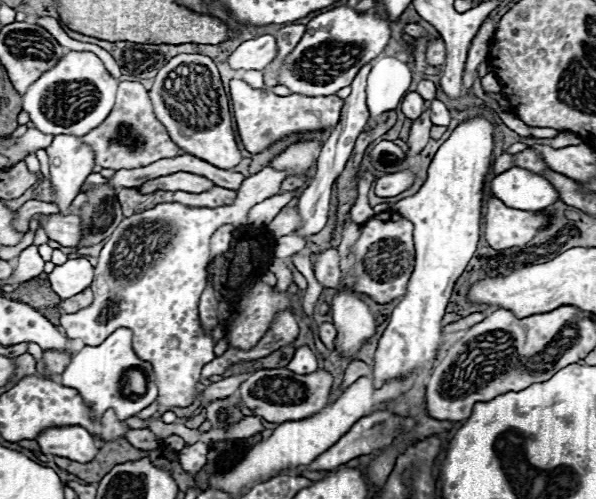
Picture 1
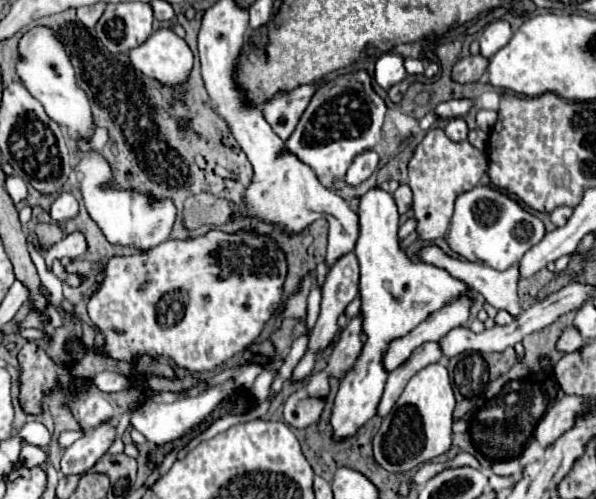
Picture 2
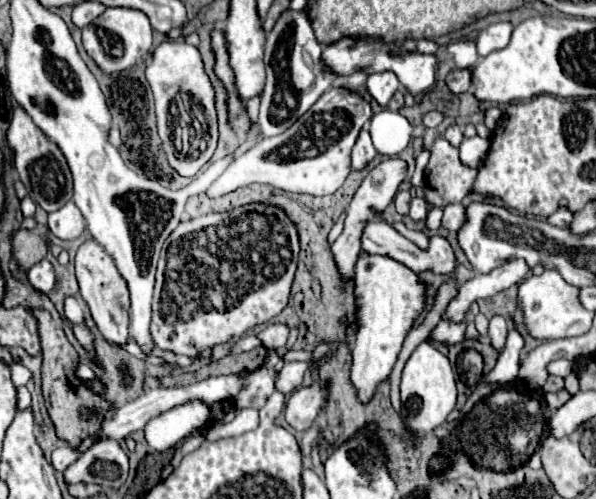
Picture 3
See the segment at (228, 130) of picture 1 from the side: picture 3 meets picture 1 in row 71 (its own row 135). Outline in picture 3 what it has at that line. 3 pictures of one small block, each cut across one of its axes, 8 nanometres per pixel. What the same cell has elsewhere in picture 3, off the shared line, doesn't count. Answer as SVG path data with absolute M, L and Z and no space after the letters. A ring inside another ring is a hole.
M164 40L152 52L146 66L146 78L154 92L158 134L168 162L180 176L194 176L212 158L218 140L214 92L208 76L204 74L200 52L184 40ZM170 124L174 138L170 134Z

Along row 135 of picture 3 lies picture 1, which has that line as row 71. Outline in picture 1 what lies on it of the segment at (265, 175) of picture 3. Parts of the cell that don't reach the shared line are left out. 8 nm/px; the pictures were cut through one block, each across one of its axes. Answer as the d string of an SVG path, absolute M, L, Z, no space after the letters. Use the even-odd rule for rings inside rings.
M336 6L318 14L306 24L306 32L298 46L288 54L280 72L278 84L288 86L302 96L330 96L352 84L358 68L374 60L390 40L390 20L372 12L356 12L350 6Z

